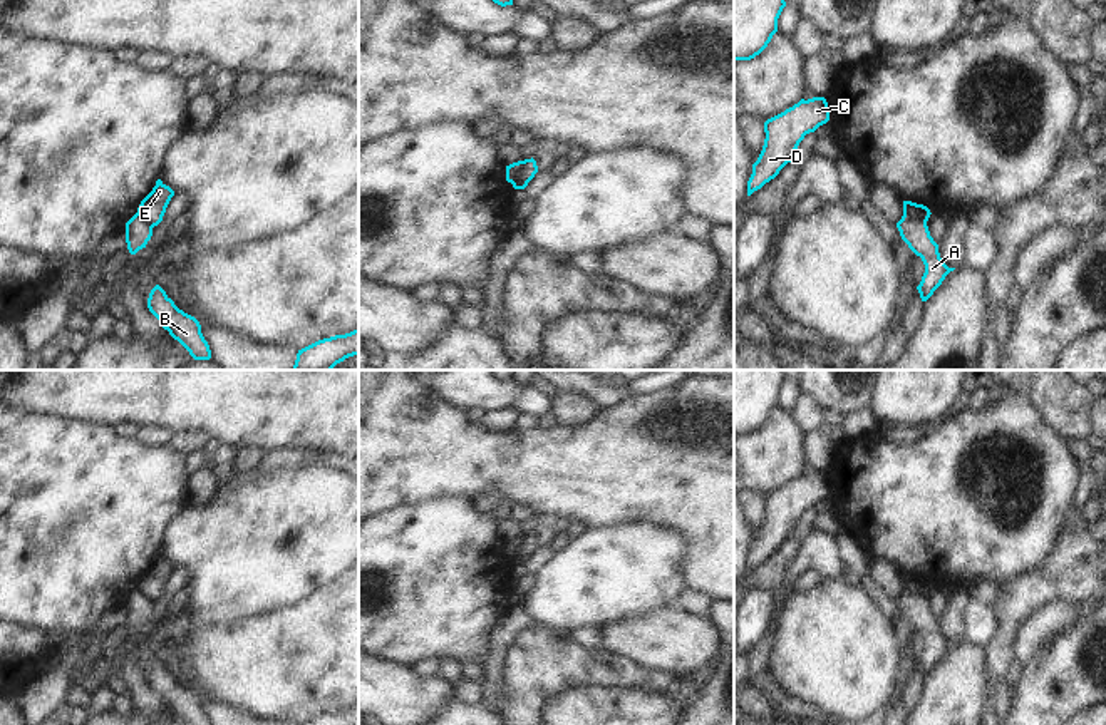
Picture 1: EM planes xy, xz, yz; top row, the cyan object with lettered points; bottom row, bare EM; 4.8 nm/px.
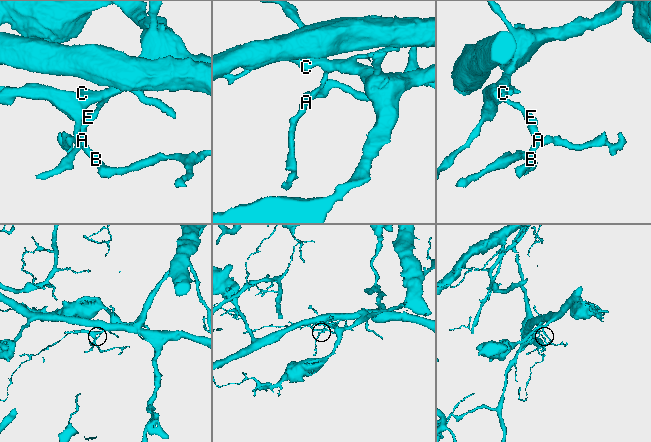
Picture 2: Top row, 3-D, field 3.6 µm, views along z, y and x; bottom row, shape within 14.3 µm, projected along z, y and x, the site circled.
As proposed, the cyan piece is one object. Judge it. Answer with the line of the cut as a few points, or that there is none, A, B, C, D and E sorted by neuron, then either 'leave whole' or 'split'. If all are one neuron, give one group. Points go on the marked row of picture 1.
xz (523, 161), (513, 185) | A B / C D E | split

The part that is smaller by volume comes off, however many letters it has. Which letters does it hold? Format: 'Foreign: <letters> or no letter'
Foreign: A, B

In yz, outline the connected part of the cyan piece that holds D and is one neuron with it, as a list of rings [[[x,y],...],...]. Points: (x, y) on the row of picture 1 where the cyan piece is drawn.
[[[824,97],[801,99],[784,112],[764,122],[764,146],[752,164],[747,181],[747,196],[774,179],[779,171],[793,161],[793,156],[806,134],[814,132],[830,121]]]

